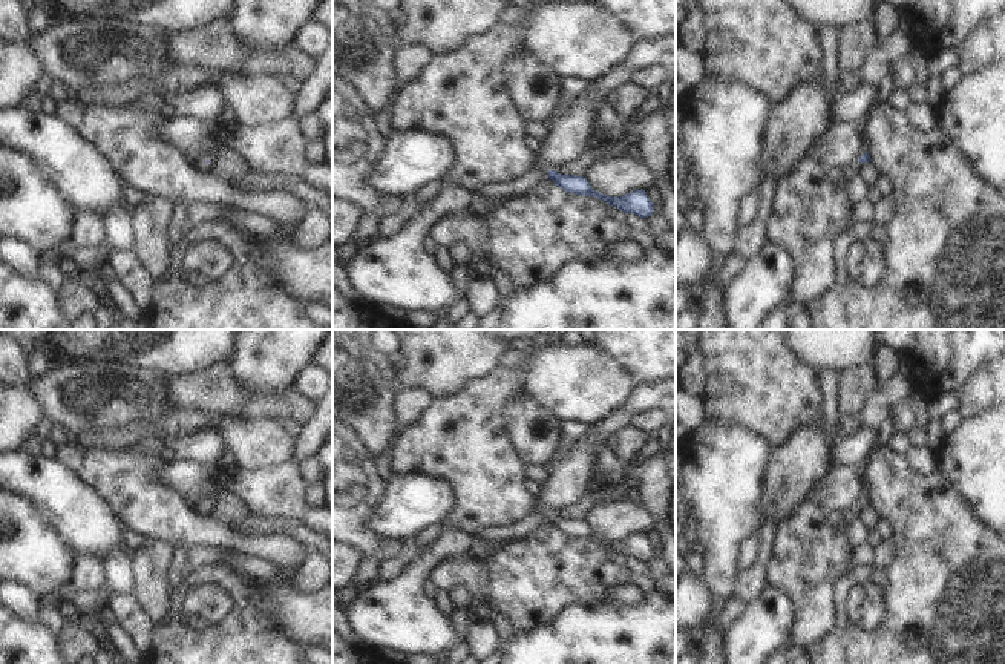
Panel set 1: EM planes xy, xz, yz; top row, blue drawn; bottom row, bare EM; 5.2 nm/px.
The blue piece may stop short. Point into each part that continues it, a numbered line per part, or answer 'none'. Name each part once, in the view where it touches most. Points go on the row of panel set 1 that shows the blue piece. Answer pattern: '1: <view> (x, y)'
none

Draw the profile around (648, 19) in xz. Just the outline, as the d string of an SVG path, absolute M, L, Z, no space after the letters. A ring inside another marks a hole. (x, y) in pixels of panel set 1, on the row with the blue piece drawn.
M591 0L620 20L636 40L668 37L676 32L676 0Z

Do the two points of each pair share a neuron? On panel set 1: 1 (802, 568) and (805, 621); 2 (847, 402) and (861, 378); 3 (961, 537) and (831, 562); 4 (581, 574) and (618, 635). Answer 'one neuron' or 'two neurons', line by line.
1: one neuron
2: one neuron
3: two neurons
4: two neurons

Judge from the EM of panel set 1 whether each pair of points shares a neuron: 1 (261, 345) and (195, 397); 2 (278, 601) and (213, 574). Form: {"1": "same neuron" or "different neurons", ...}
{"1": "different neurons", "2": "different neurons"}

